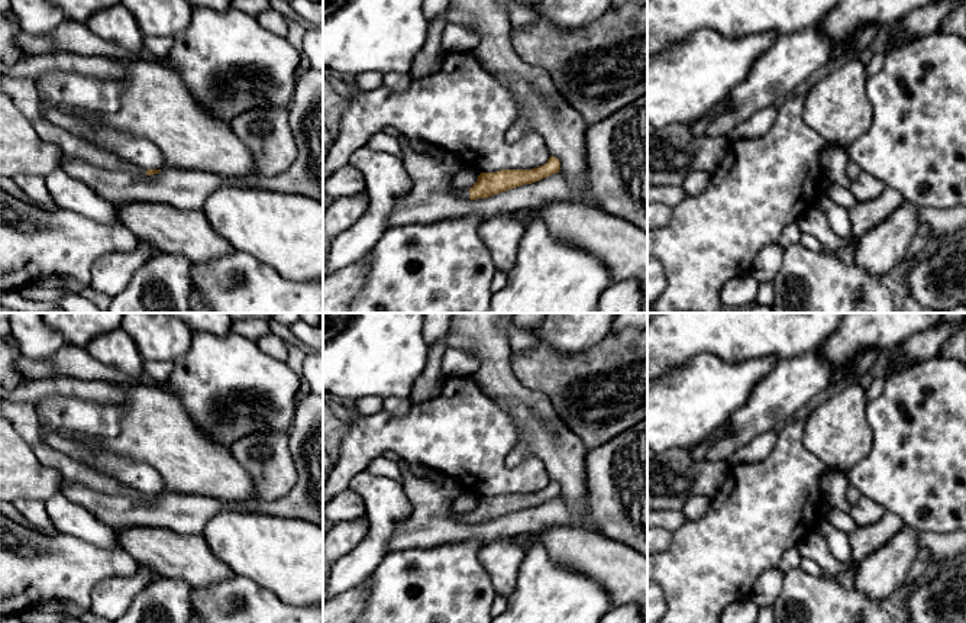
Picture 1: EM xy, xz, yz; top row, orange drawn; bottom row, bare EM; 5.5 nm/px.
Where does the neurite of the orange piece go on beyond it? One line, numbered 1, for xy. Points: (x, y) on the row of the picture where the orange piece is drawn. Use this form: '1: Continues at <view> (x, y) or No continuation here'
1: No continuation here

